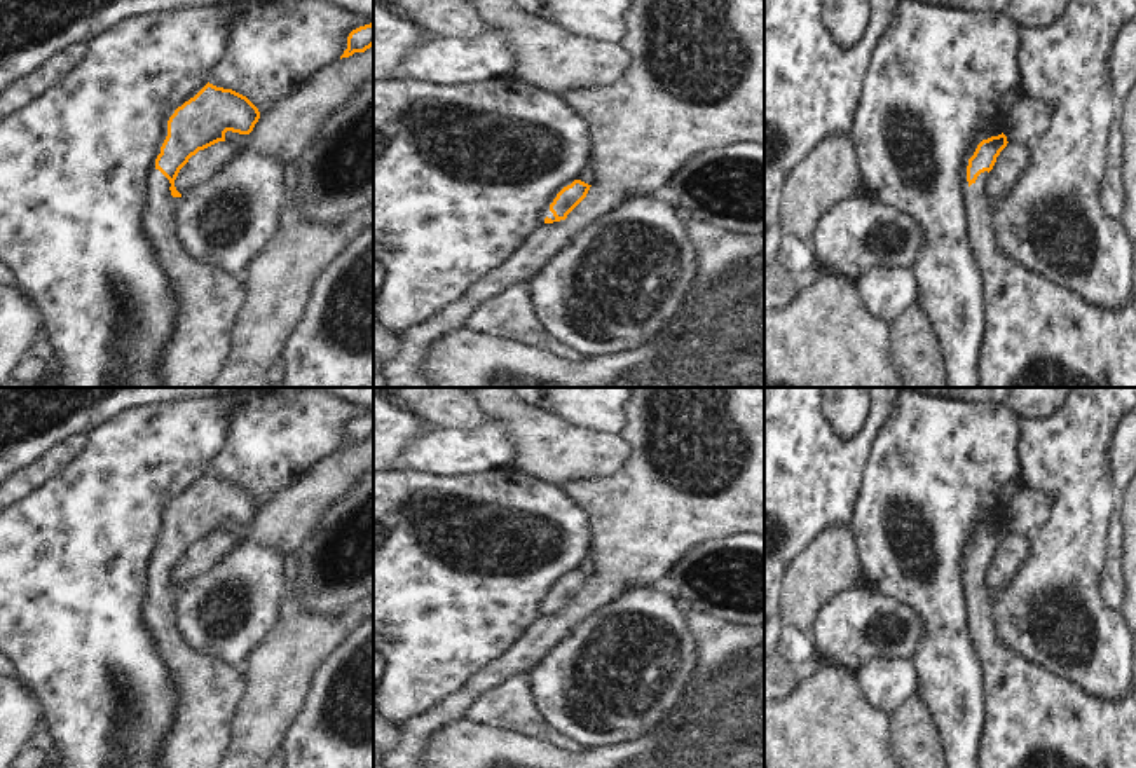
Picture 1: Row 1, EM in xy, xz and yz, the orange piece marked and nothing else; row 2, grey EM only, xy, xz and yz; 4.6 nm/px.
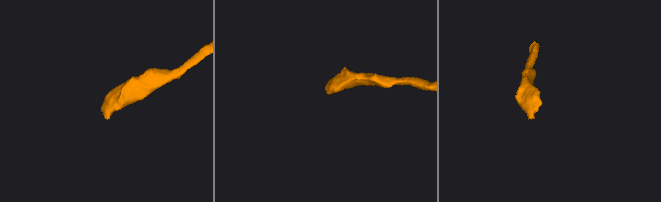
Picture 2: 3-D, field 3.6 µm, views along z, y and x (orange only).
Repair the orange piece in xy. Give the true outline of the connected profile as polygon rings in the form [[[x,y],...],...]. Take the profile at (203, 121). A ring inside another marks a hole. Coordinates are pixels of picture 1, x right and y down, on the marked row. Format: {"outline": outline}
{"outline": [[[208,82],[168,120],[168,136],[155,159],[148,213],[148,232],[181,290],[181,328],[166,361],[166,387],[211,387],[230,361],[244,311],[244,286],[192,257],[181,243],[181,194],[175,180],[199,150],[225,141],[227,131],[250,134],[258,119],[258,108],[246,96]]]}

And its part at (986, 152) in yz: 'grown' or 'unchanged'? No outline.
grown

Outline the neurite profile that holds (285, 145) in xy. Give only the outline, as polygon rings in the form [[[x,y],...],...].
[[[373,45],[330,65],[297,94],[263,113],[250,134],[227,131],[225,141],[295,166],[325,122],[373,79]]]

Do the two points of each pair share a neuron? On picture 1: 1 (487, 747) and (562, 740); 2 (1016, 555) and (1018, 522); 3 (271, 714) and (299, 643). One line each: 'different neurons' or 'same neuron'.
1: different neurons
2: different neurons
3: same neuron

